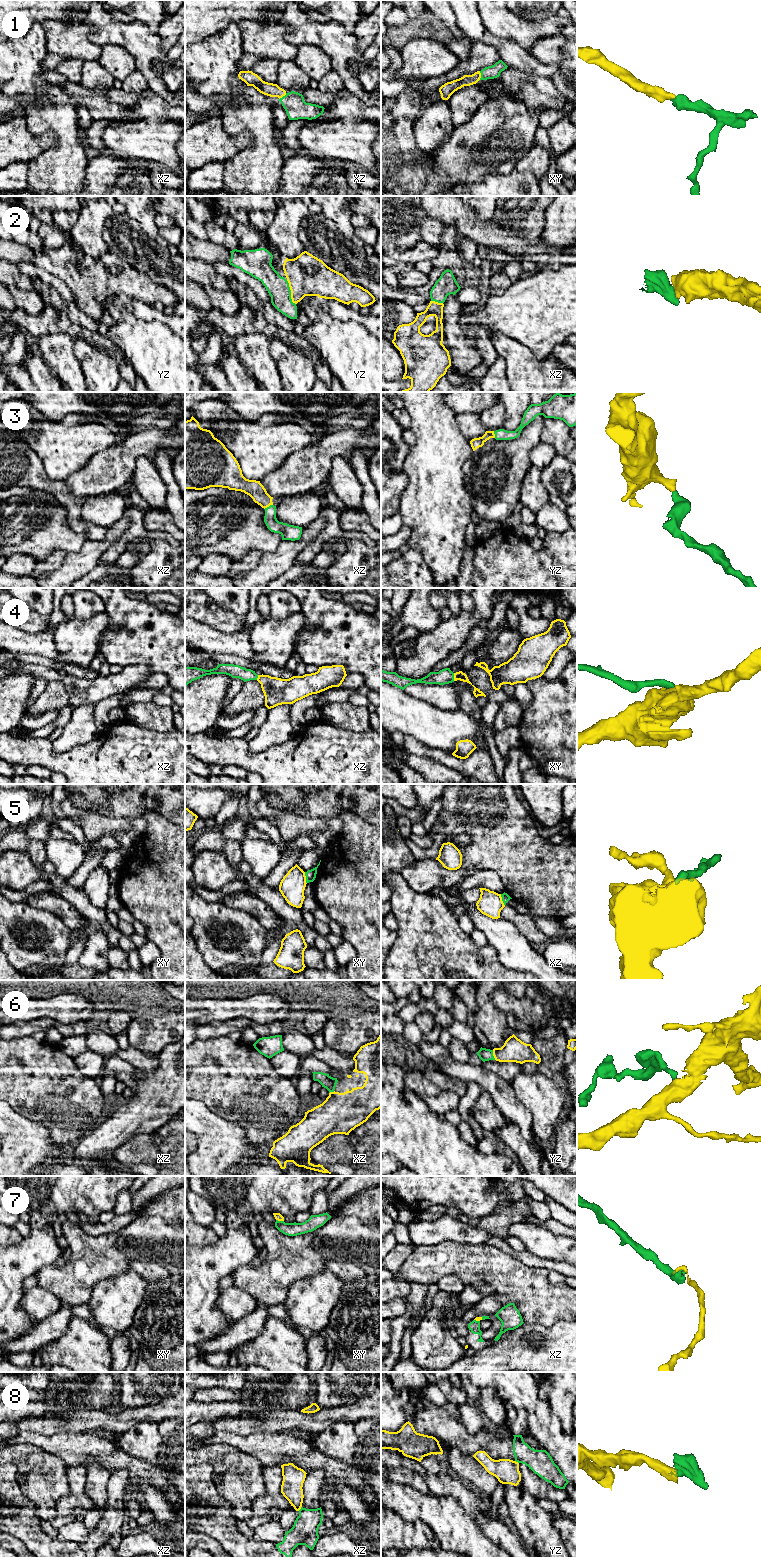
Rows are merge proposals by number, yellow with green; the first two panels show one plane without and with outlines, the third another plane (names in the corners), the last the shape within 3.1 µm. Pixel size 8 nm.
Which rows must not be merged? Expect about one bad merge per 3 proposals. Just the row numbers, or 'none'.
5, 7, 8

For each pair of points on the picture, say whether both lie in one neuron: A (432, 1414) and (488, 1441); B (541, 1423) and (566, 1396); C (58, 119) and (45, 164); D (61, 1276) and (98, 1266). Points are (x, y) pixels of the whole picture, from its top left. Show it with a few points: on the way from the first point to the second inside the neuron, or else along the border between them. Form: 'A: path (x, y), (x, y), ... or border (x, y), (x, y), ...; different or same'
A: path (446, 1426), (463, 1441), (474, 1441); same
B: border (548, 1400), (551, 1411), (558, 1418), (565, 1431); different
C: path (62, 130), (62, 147), (56, 153); same
D: path (70, 1276), (78, 1276), (89, 1266); same

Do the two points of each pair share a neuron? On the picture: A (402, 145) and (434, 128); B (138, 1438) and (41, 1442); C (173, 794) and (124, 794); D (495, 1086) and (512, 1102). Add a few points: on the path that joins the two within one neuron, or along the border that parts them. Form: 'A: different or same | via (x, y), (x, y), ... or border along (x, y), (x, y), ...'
A: different | border along (418, 115), (413, 124), (415, 144), (429, 154)
B: different | border along (115, 1445), (136, 1458)
C: same | via (161, 794), (147, 794), (143, 798), (136, 794)
D: same | via (498, 1090), (508, 1100)

